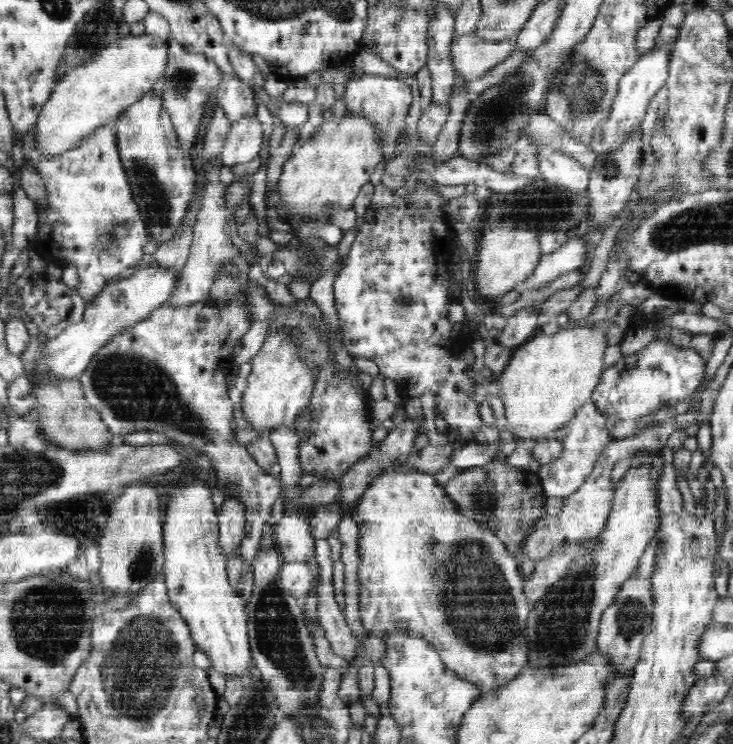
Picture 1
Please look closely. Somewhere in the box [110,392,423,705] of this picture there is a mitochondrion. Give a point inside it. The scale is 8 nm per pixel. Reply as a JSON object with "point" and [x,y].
{"point":[144,560]}

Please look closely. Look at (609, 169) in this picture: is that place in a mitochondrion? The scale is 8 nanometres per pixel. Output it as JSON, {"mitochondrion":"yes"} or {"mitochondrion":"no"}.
{"mitochondrion":"yes"}

